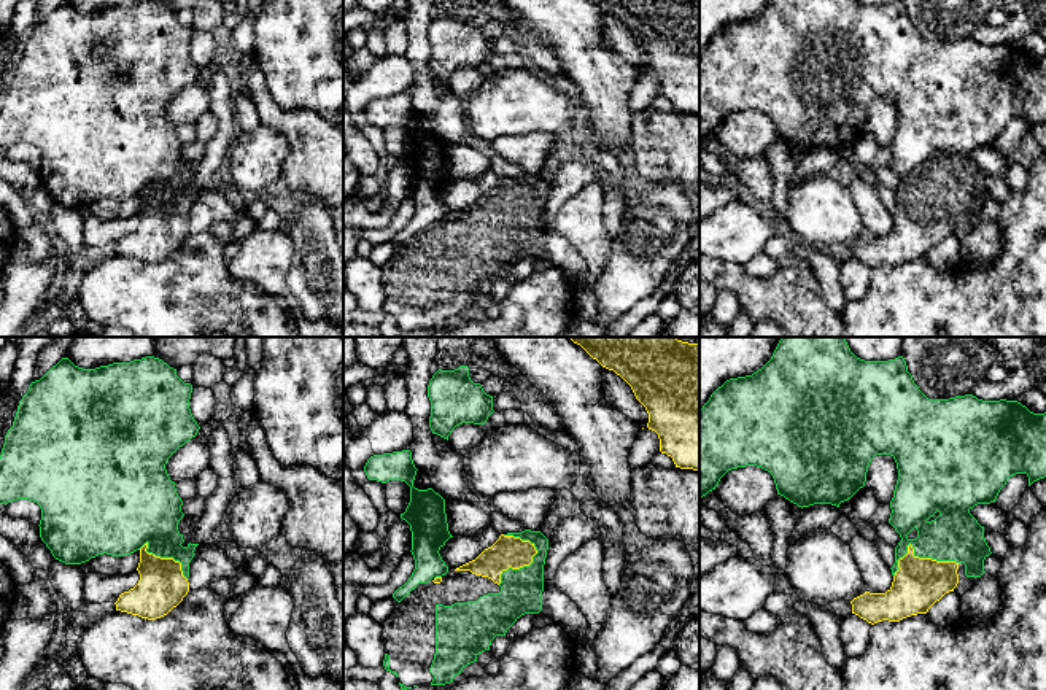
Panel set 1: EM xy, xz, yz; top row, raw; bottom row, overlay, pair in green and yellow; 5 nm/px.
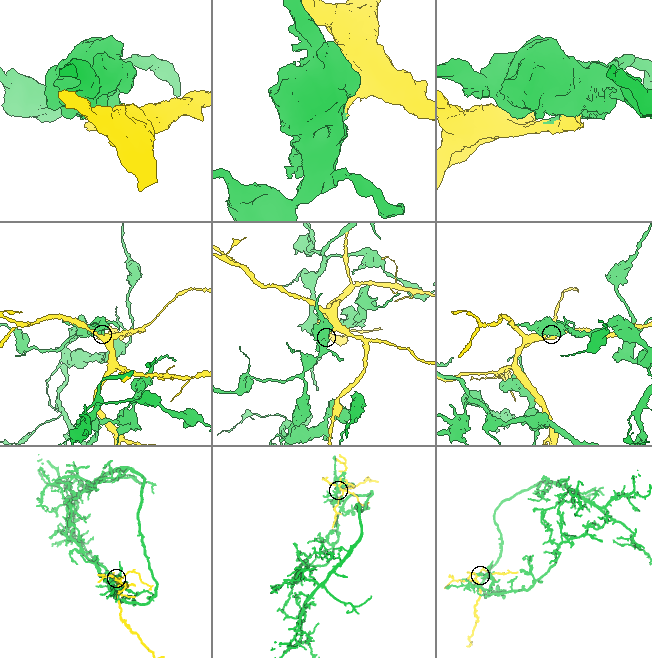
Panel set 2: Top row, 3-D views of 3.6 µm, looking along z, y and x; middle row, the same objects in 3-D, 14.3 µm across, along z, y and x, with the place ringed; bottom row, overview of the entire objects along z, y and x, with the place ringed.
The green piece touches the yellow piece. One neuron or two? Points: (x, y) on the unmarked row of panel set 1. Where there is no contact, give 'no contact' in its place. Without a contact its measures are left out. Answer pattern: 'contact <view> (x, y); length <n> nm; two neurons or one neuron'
contact xz (520, 212); length 280 nm; two neurons

